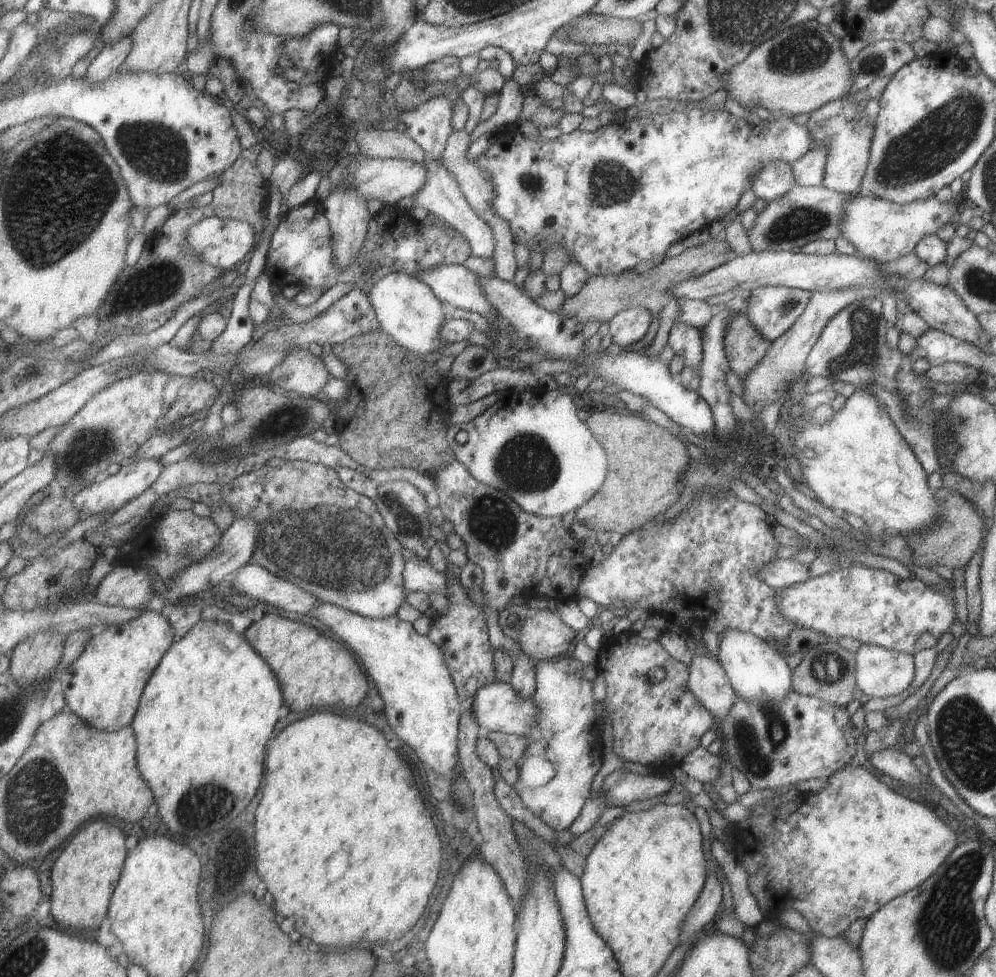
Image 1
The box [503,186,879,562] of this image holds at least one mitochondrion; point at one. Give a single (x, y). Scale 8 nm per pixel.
(801, 223)

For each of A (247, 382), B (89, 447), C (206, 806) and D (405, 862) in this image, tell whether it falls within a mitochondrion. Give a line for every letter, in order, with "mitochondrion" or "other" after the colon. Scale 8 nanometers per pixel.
A: other
B: mitochondrion
C: mitochondrion
D: other

